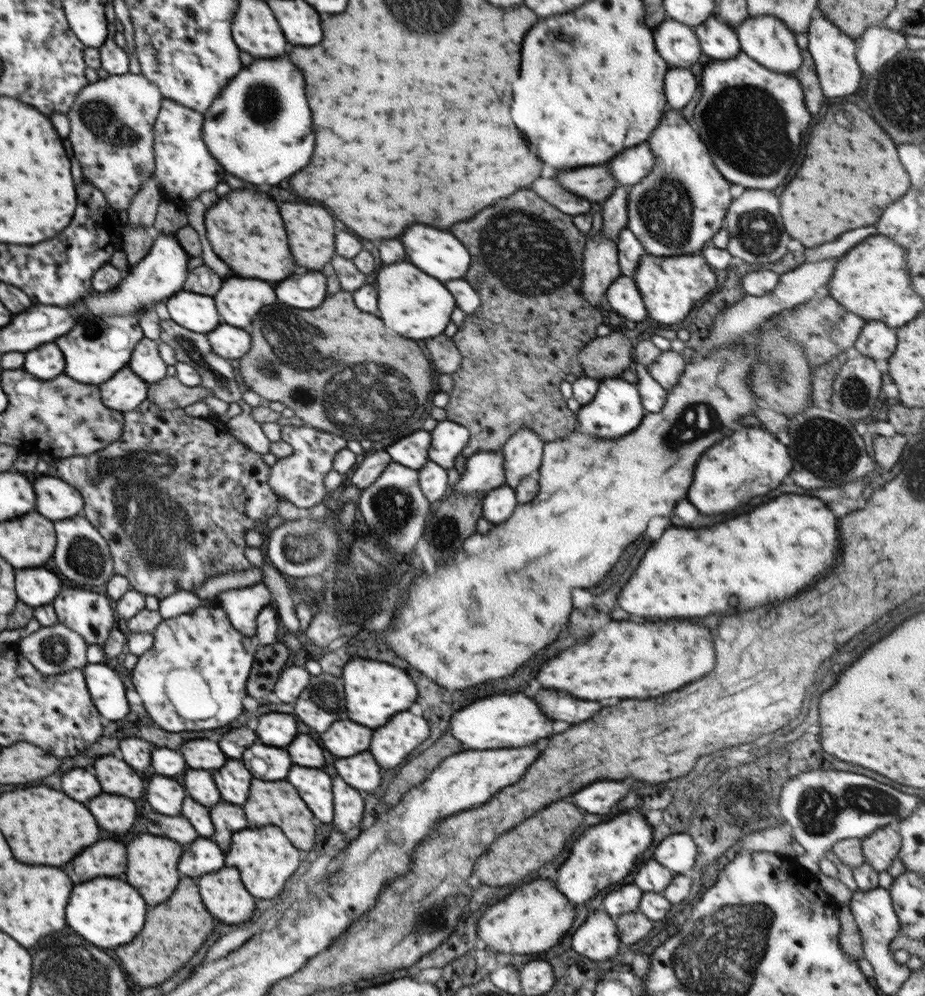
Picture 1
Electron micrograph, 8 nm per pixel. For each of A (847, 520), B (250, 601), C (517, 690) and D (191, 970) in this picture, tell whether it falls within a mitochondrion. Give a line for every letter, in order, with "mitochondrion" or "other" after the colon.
A: other
B: other
C: other
D: other

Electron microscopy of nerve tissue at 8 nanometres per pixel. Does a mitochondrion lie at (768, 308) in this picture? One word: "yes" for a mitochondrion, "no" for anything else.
no

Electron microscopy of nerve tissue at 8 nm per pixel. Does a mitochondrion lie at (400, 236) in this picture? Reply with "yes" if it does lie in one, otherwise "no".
no

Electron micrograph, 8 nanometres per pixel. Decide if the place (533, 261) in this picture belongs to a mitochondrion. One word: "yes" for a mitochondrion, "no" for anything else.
yes

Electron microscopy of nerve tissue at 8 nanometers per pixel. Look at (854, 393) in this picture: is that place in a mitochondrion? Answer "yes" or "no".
yes

